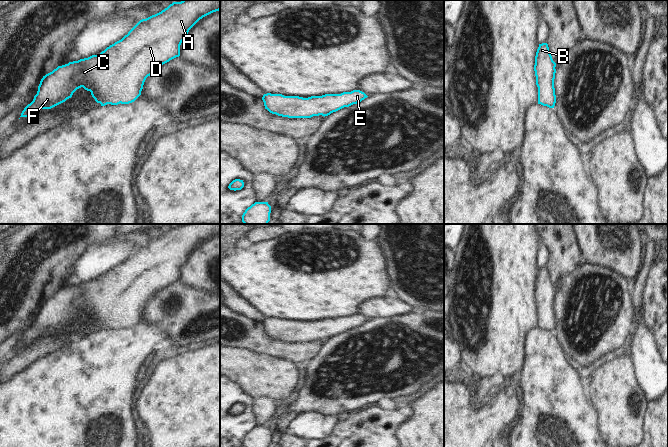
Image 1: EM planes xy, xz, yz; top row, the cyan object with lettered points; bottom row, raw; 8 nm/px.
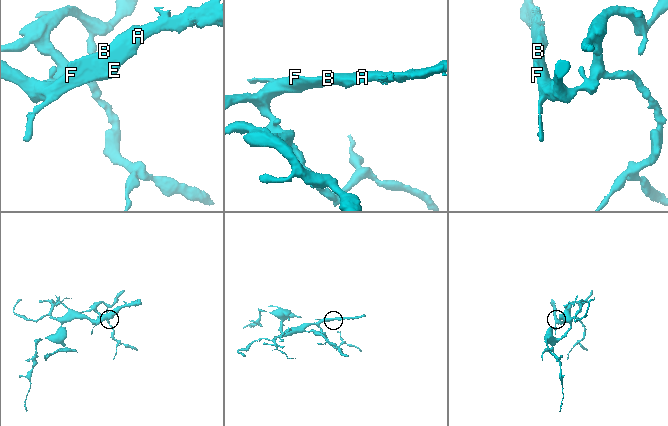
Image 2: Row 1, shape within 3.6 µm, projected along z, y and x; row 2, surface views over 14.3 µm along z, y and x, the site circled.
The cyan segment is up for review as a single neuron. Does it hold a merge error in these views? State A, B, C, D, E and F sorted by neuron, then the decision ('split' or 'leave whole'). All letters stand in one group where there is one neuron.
A B C D E F | leave whole

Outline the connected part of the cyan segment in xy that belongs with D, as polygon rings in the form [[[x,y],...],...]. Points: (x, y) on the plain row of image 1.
[[[182,224],[173,226],[161,236],[152,239],[146,243],[140,244],[121,264],[107,271],[99,279],[92,279],[88,282],[69,286],[68,288],[58,290],[52,296],[43,300],[38,310],[37,318],[33,325],[28,328],[21,337],[21,341],[29,341],[41,333],[51,333],[67,323],[71,322],[73,317],[83,311],[90,315],[92,321],[101,330],[107,328],[129,328],[134,326],[143,313],[144,306],[158,291],[180,280],[180,269],[187,260],[189,254],[203,241],[219,235],[220,224]]]

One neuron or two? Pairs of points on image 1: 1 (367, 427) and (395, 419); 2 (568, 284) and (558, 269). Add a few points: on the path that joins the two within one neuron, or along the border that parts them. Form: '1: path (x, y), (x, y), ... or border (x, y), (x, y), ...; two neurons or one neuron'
1: path (374, 427), (378, 427), (388, 421); one neuron
2: border (582, 262), (571, 272), (563, 275), (555, 286); two neurons

